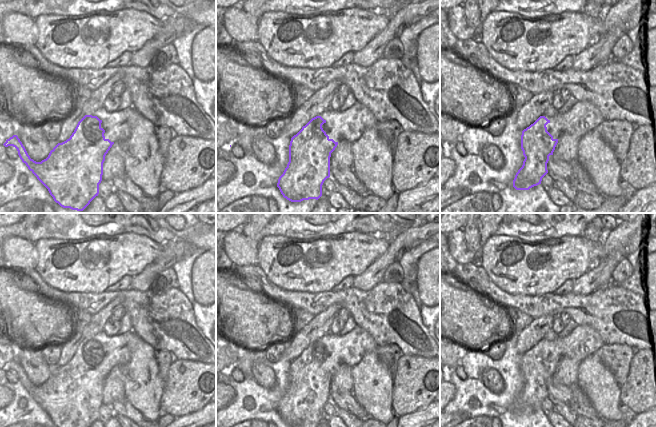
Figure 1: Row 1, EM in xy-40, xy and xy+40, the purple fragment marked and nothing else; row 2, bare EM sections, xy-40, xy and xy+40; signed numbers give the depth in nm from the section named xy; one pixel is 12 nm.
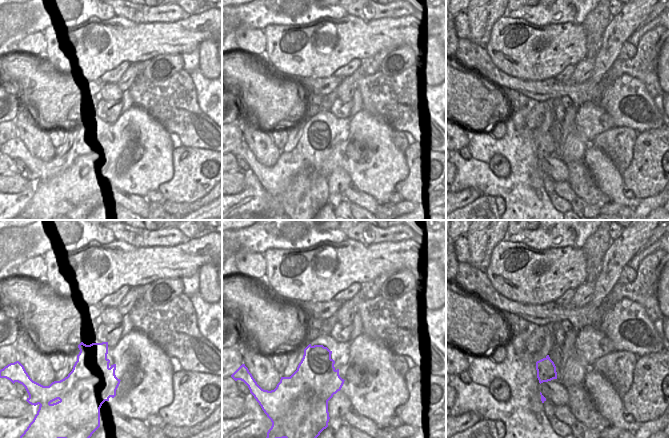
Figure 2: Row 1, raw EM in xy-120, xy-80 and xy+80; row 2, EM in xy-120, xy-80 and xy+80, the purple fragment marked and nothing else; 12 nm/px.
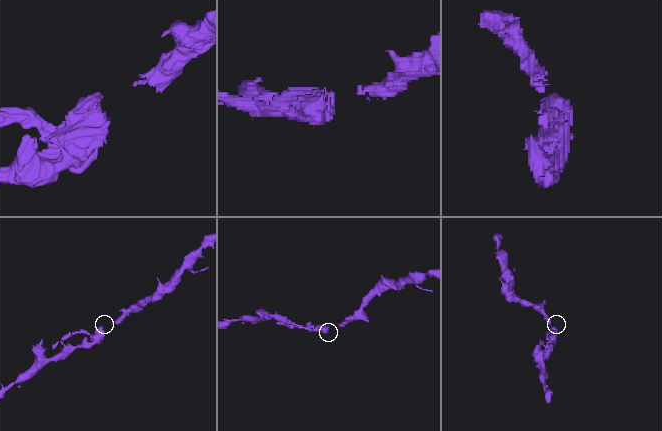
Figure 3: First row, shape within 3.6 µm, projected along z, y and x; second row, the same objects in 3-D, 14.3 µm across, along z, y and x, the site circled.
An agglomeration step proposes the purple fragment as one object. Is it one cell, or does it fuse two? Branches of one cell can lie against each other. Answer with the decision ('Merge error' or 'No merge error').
Merge error.

